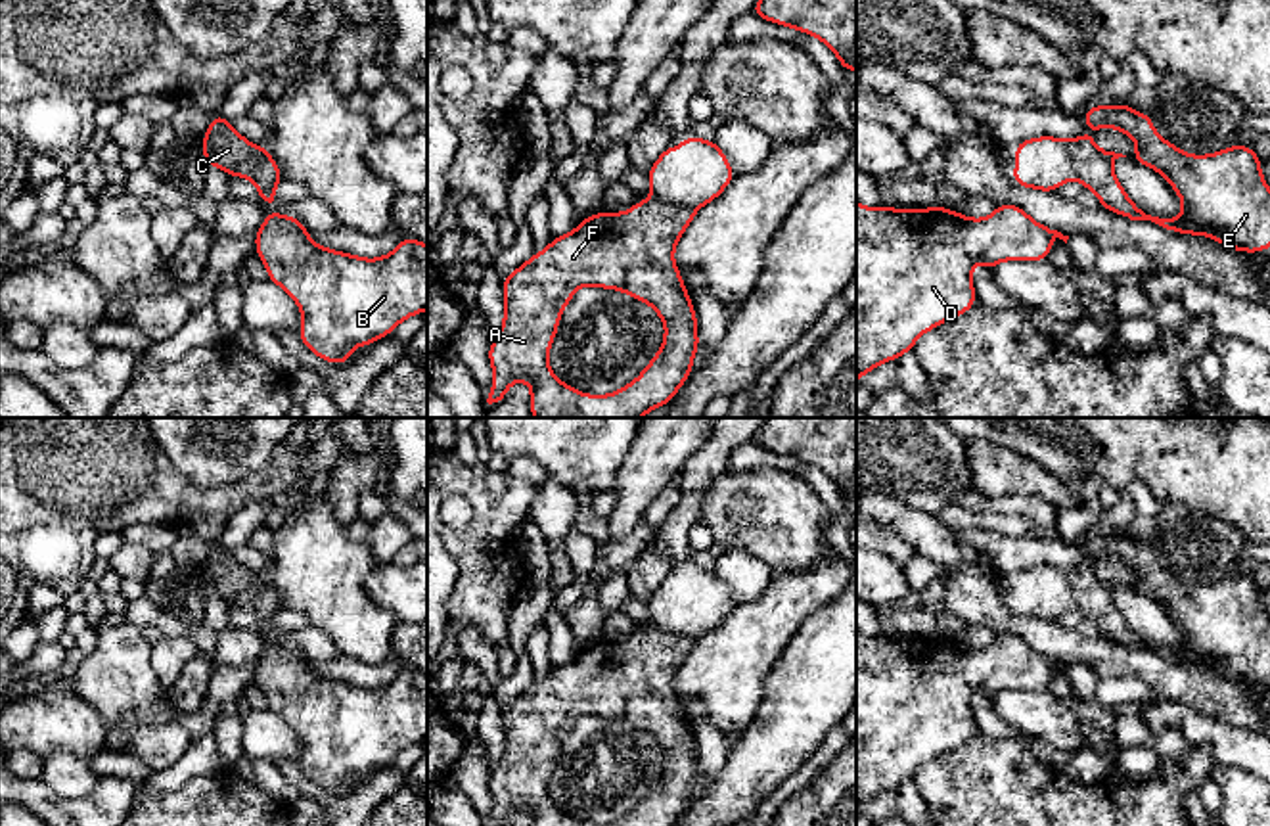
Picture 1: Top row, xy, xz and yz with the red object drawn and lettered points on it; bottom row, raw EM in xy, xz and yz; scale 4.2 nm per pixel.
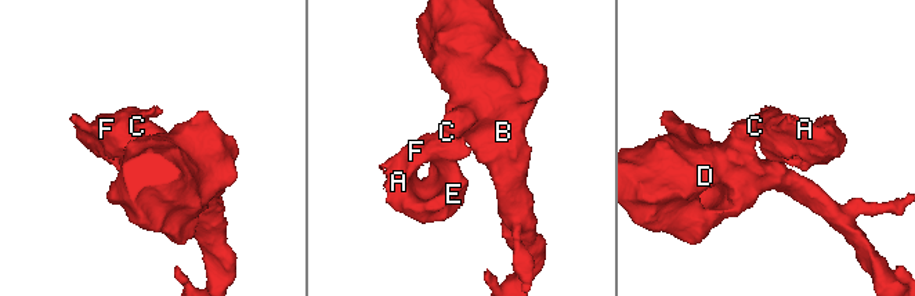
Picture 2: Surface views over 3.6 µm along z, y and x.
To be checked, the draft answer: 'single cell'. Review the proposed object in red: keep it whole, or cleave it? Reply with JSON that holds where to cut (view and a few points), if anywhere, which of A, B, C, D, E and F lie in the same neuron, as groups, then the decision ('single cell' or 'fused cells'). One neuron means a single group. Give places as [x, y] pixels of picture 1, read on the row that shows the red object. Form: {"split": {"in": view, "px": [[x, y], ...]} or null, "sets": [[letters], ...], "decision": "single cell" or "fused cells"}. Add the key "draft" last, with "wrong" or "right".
{"split": {"in": "xz", "px": [[652, 196], [694, 211]]}, "sets": [["A", "C", "E", "F"], ["B", "D"]], "decision": "fused cells", "draft": "wrong"}

